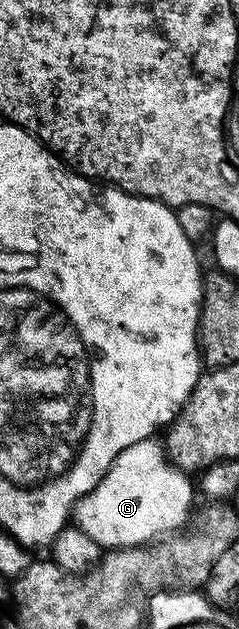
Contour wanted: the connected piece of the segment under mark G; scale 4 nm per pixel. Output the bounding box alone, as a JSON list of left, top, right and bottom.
[74,437,195,549]

